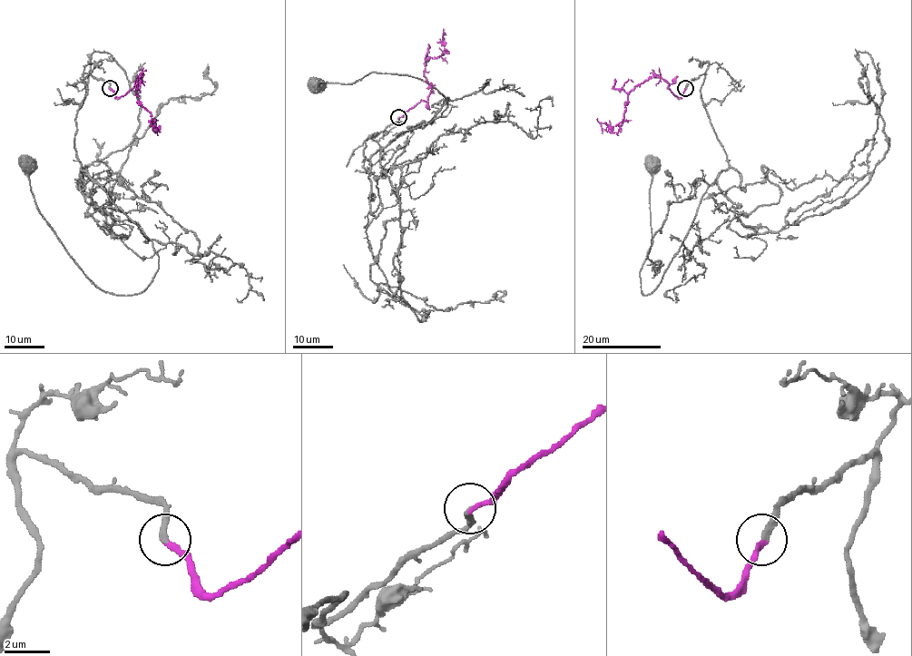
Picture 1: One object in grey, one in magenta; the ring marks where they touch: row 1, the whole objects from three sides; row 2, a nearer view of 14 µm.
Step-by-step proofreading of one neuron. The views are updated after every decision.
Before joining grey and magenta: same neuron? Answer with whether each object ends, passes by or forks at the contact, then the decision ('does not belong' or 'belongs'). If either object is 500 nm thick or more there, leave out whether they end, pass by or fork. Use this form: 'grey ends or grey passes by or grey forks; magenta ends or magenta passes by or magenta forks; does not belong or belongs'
grey ends; magenta ends; belongs

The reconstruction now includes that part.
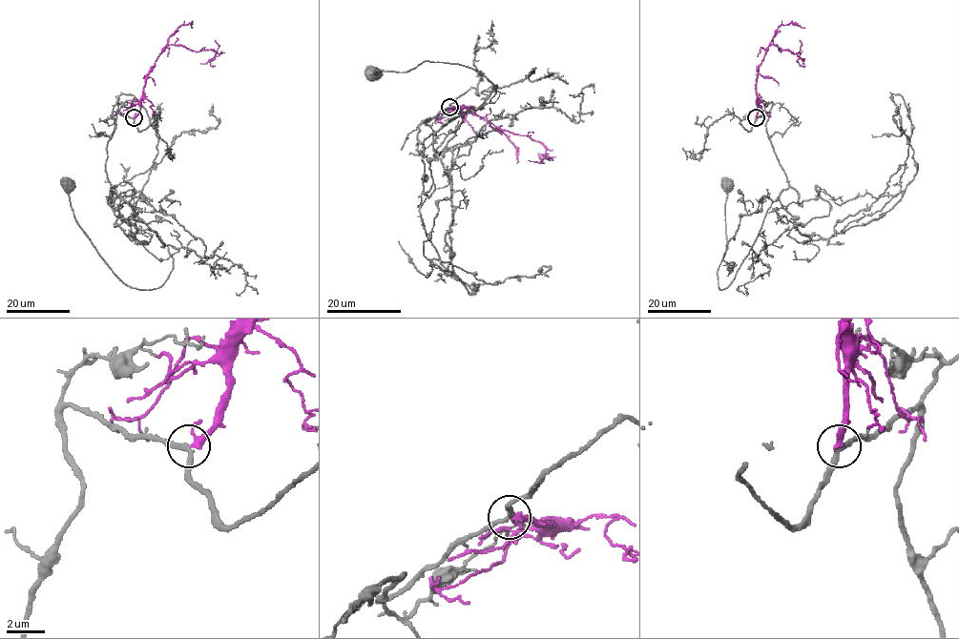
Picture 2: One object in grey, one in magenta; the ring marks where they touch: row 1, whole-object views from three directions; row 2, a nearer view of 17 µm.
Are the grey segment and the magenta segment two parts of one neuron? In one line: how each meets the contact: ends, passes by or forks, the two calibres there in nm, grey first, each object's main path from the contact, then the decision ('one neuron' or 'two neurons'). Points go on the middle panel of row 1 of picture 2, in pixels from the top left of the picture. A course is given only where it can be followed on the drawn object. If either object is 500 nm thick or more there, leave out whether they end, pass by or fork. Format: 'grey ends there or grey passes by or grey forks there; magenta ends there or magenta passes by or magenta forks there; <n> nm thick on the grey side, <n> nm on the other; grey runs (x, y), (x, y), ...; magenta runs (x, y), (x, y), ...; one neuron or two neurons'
grey passes by; magenta passes by; 240 nm thick on the grey side, 240 nm on the other; grey runs (449, 107), (418, 126), (423, 145), (448, 119), (489, 101), (495, 86), (470, 68), (446, 63), (369, 74); magenta runs (449, 107), (472, 109), (497, 127), (527, 135), (542, 144), (546, 149), (545, 156), (539, 162), (528, 160); two neurons

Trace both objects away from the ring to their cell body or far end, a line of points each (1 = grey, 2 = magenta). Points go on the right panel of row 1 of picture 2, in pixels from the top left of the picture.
1: (756, 118), (770, 113), (765, 128), (789, 186), (767, 210), (735, 278), (720, 290), (728, 185)
2: (756, 118), (756, 78), (765, 50), (770, 45), (781, 51), (788, 50), (803, 60), (802, 63)

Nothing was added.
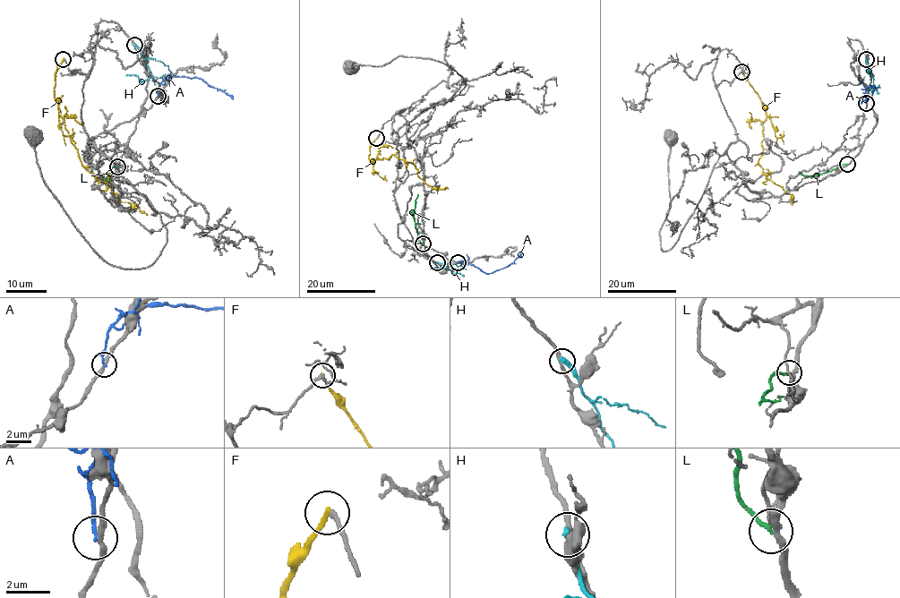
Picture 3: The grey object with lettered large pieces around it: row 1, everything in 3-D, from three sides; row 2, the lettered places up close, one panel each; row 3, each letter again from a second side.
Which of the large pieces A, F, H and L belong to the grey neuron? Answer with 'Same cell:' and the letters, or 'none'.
Same cell: none

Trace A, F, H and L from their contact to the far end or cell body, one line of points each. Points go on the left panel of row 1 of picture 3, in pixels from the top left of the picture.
A: (158, 96), (159, 85), (166, 79), (176, 77), (199, 78), (233, 98)
F: (64, 58), (55, 73), (55, 98), (81, 164), (105, 182), (122, 201), (135, 204), (147, 215)
H: (134, 45), (151, 75), (144, 81), (137, 75), (126, 75)
L: (116, 166), (111, 168), (106, 180), (112, 175)

